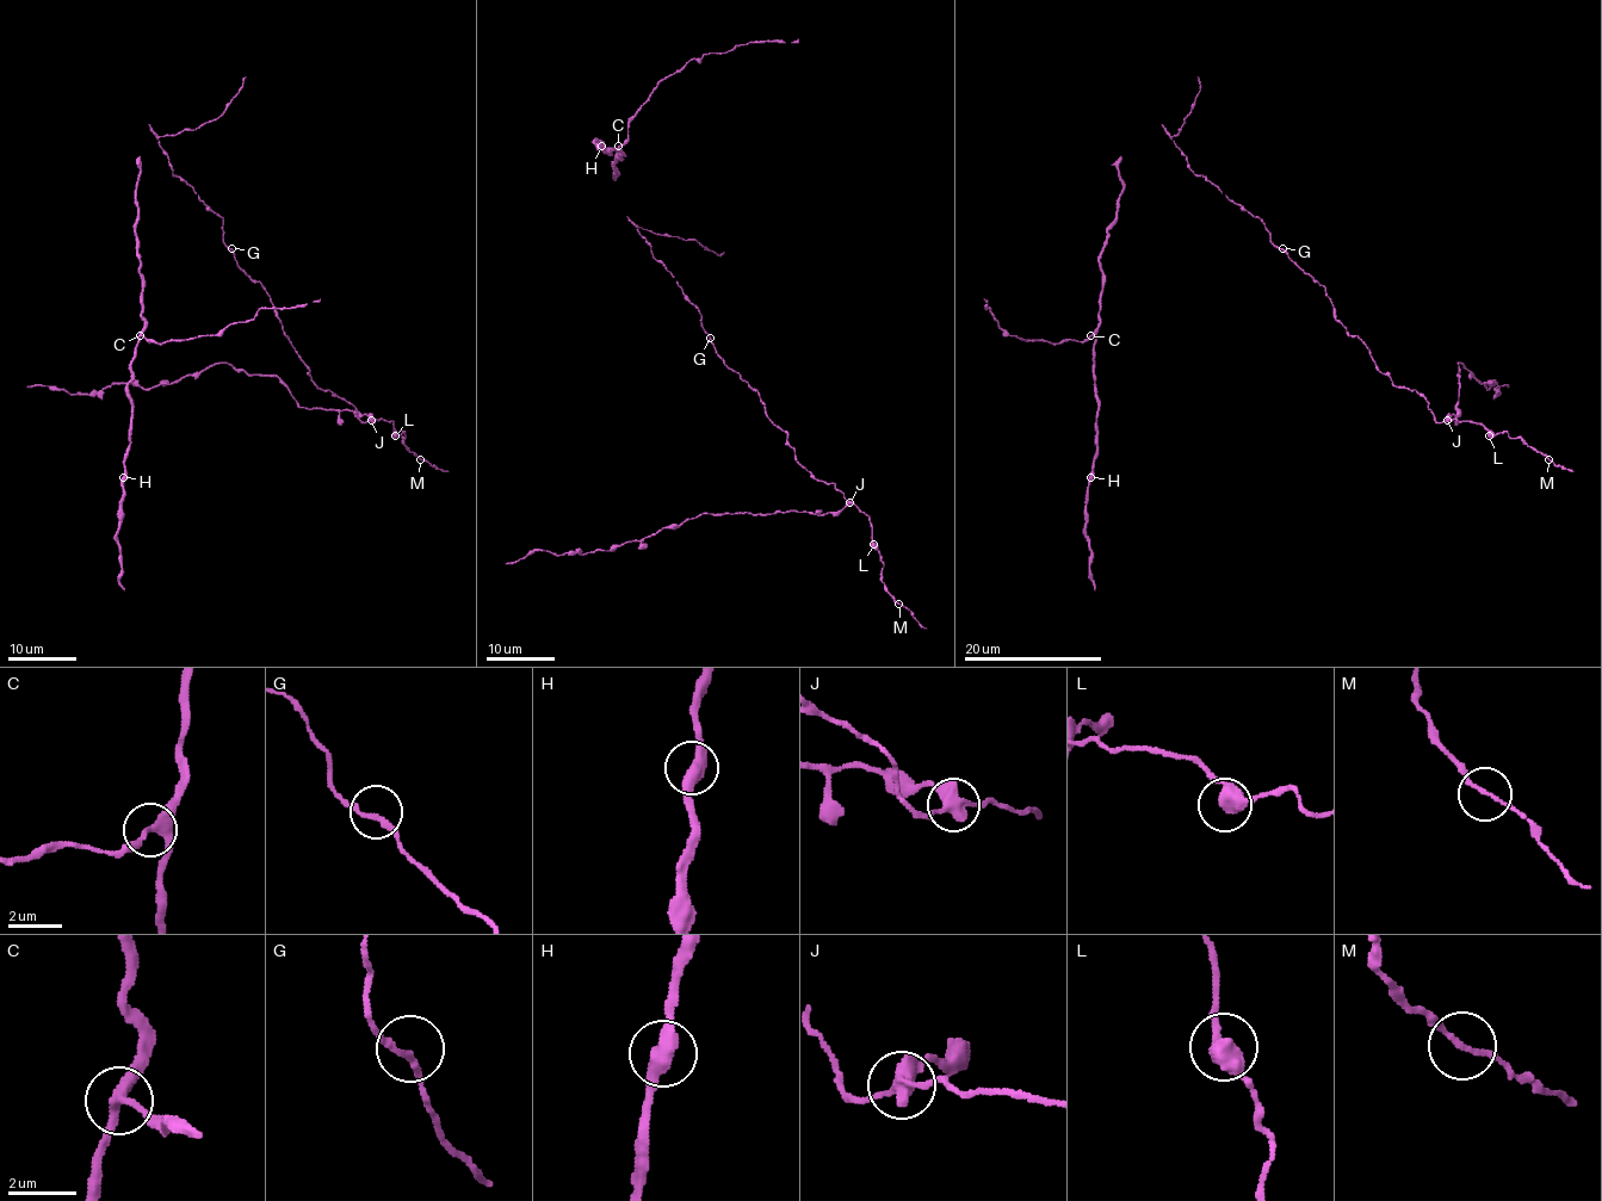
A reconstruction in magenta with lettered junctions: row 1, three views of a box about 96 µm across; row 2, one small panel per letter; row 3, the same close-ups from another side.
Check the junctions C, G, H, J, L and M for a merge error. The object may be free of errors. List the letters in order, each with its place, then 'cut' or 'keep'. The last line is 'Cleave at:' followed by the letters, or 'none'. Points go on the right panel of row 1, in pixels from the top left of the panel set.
C: place (1090, 335); keep
G: place (1282, 248); keep
H: place (1090, 477); keep
J: place (1447, 420); cut
L: place (1489, 435); keep
M: place (1548, 459); keep
Cleave at: J

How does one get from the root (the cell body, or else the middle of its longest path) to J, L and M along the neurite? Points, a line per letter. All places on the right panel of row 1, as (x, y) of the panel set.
J: (1280, 249), (1325, 289), (1334, 316), (1364, 342), (1375, 366), (1396, 385), (1420, 392), (1437, 422), (1447, 420)
L: (1280, 249), (1325, 289), (1334, 316), (1380, 372), (1420, 392), (1437, 422), (1480, 423), (1489, 435)
M: (1280, 249), (1325, 289), (1334, 316), (1375, 366), (1420, 392), (1437, 422), (1482, 423), (1550, 459)

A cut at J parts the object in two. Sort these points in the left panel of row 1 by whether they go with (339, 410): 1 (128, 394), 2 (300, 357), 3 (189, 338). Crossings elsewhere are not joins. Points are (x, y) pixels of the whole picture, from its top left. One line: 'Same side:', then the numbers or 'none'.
Same side: none

